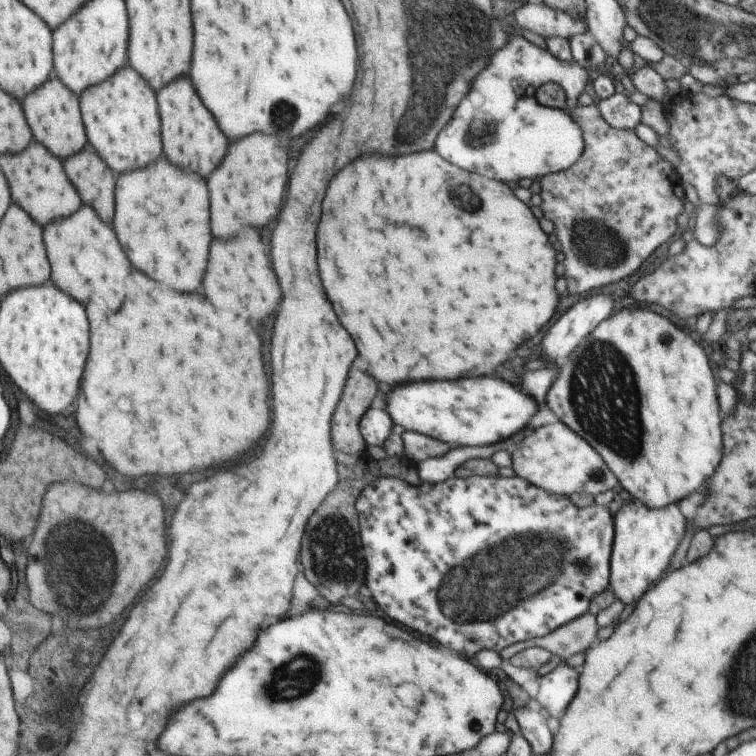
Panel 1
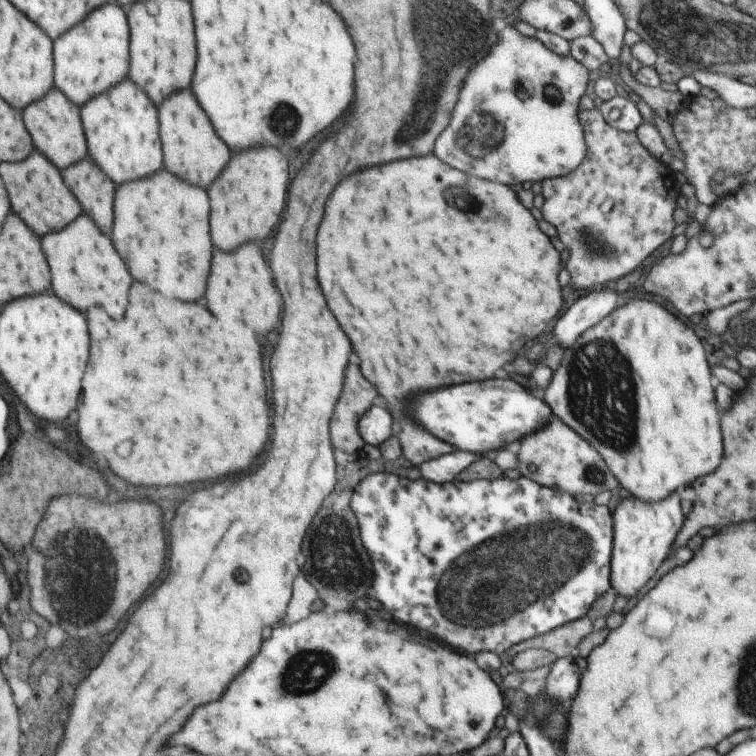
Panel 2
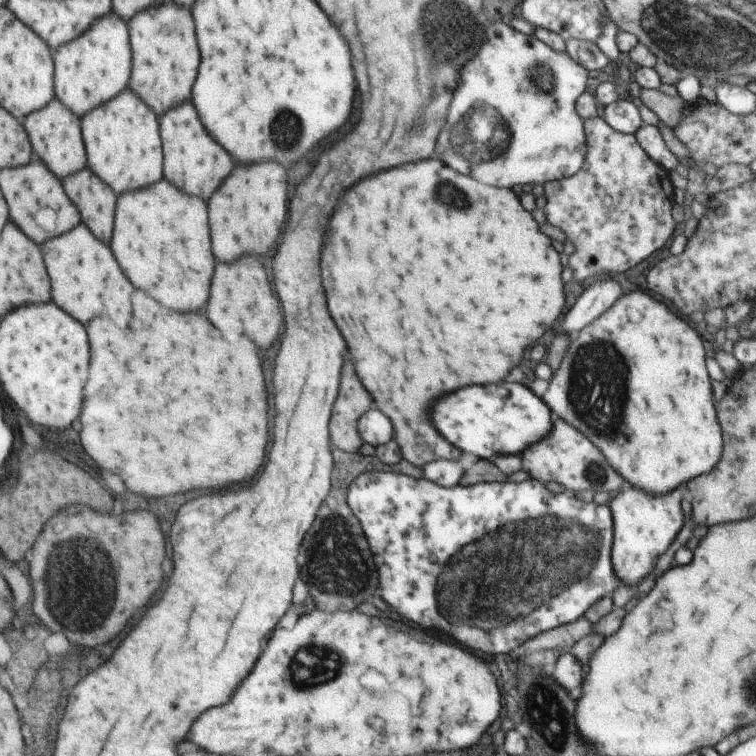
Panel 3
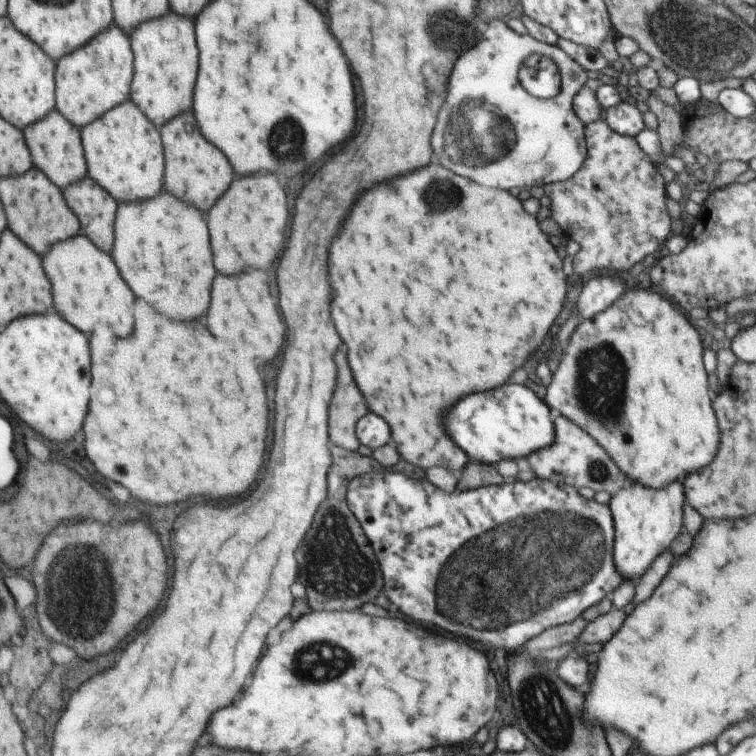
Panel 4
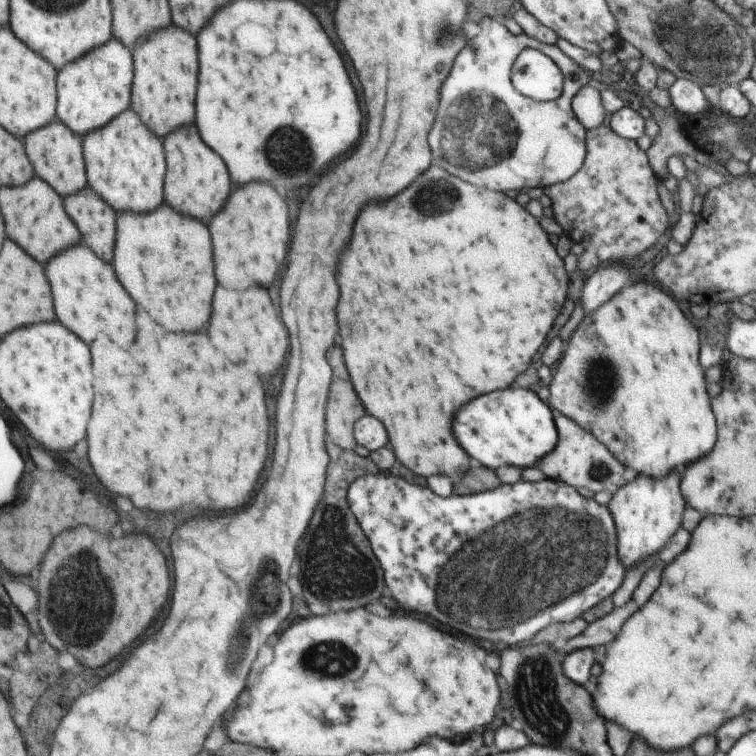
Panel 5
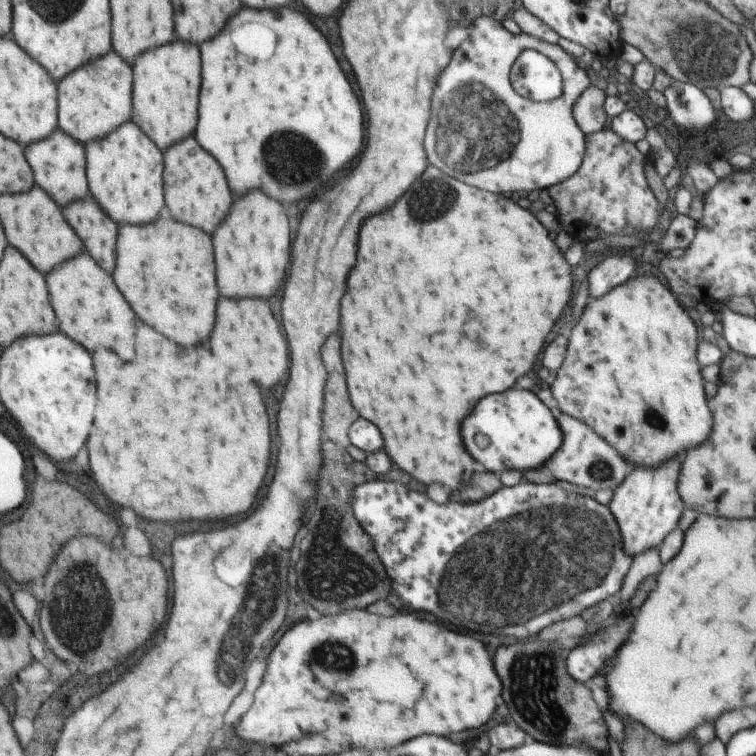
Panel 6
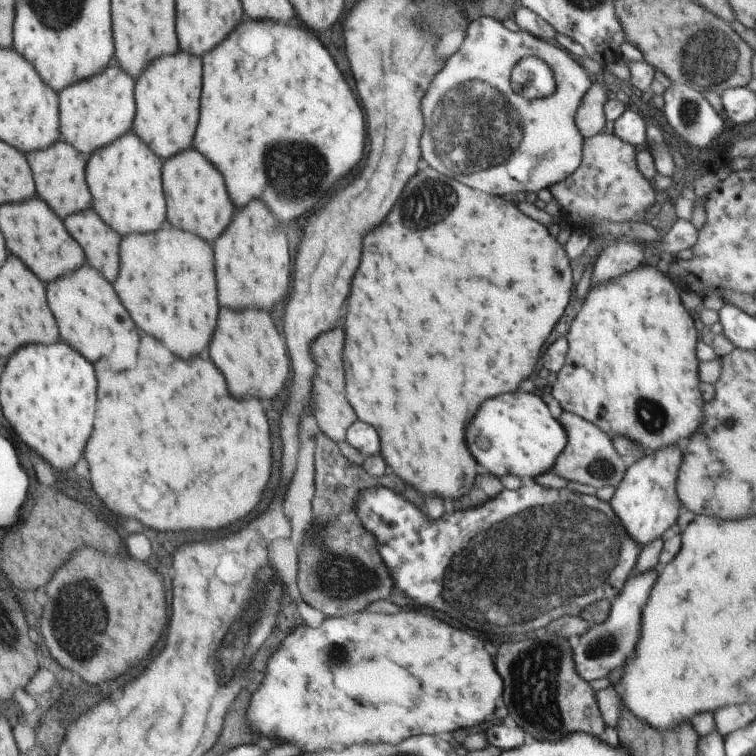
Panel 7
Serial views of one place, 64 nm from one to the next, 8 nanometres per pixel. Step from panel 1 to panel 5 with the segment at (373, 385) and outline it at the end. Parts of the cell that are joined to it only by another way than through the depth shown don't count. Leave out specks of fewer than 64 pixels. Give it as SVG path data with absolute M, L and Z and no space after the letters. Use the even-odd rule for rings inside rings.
M332 346L328 350L328 362L334 368L334 378L326 406L326 428L328 428L326 440L334 442L344 450L354 450L357 444L354 440L354 424L366 412L352 388L340 346Z

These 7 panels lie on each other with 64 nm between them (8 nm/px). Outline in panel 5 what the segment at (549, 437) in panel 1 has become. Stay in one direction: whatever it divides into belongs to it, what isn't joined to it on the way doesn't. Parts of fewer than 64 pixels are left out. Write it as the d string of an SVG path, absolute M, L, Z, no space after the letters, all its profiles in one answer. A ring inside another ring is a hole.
M551 409L551 411L554 412L559 439L556 448L535 465L544 473L544 476L547 479L562 481L575 489L588 488L595 493L604 490L613 494L618 487L624 486L631 474L622 462L618 462L618 458L606 448L606 445L596 440L588 430L584 430L571 418L562 413L558 414L559 410Z

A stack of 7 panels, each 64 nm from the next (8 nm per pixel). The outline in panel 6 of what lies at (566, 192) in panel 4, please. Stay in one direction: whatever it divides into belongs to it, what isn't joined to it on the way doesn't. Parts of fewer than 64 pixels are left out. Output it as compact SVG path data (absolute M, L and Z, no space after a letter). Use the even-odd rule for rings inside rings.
M612 129L587 134L585 146L578 172L567 181L547 188L558 208L557 218L563 228L575 237L596 239L616 234L651 239L650 233L656 228L661 213L658 200L646 180L646 158L642 152Z

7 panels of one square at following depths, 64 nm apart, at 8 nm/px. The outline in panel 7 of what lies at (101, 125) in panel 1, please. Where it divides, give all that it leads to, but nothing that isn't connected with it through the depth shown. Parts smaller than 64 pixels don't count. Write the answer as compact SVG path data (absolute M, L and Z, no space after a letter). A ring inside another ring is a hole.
M131 130L124 137L118 138L112 145L98 150L87 159L90 190L93 192L92 208L118 234L152 234L168 219L168 202L164 196L161 170L163 162L157 153L142 142L141 137Z

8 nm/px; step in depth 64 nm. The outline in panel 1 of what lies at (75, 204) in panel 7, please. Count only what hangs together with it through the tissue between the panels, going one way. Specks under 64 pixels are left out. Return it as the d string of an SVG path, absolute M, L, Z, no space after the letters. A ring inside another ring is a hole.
M51 76L44 86L30 94L26 100L26 118L30 118L30 126L34 126L33 140L48 146L54 157L73 159L72 154L80 154L86 149L86 132L82 124L81 101L69 86L61 79Z

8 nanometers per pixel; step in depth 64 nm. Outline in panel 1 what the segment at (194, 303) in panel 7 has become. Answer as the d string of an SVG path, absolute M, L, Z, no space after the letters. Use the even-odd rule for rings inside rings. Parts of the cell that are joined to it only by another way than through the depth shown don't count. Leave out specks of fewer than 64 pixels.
M162 156L162 160L158 160L154 166L144 166L132 170L130 174L119 174L117 198L118 218L114 218L114 230L118 230L118 238L122 238L122 246L126 246L126 254L130 254L134 268L144 270L146 276L176 292L196 290L202 282L208 248L212 242L206 180L202 180L198 174L184 172L182 168L174 166L169 158Z

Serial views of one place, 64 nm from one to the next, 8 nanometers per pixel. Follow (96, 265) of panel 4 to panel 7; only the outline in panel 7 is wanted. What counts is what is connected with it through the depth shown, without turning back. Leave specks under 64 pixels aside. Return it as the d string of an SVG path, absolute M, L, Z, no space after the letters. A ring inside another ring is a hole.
M84 263L74 274L58 278L58 282L48 282L48 304L58 320L60 336L64 338L64 342L70 342L74 350L86 354L90 362L108 356L114 370L136 366L140 340L138 328L122 306L112 284L98 270L94 270L93 266Z

